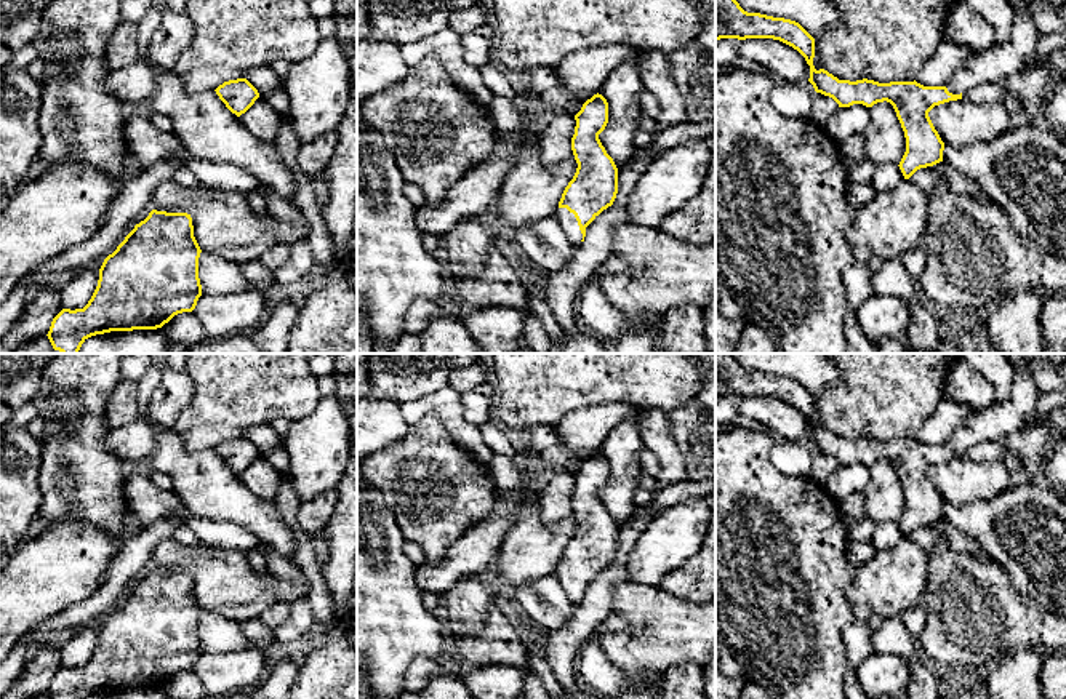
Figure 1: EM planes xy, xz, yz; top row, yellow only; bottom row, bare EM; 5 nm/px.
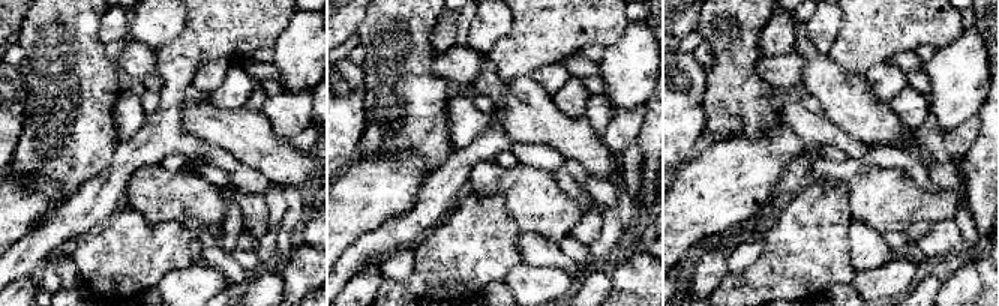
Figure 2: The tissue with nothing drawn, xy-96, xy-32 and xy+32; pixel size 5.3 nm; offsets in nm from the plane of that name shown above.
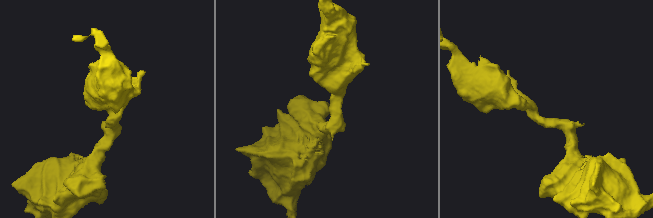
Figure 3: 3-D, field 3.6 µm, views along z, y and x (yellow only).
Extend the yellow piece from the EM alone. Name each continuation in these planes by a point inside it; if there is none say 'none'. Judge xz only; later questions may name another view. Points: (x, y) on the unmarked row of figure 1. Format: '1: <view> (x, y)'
1: xz (567, 578)

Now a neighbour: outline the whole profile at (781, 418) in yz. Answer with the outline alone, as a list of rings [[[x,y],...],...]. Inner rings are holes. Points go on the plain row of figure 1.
[[[773,397],[739,398],[739,414],[759,421],[783,440],[804,441],[810,437],[810,424],[792,405]]]

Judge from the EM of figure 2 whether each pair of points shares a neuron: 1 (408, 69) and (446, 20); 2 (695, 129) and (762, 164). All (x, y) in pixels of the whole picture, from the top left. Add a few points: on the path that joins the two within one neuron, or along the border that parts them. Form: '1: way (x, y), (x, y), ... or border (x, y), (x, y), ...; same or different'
1: border (440, 15), (431, 33), (431, 47), (435, 53); different
2: border (704, 140), (680, 165); different

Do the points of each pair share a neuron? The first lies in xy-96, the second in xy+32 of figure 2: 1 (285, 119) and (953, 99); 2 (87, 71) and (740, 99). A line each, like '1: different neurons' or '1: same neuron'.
1: different neurons
2: same neuron

